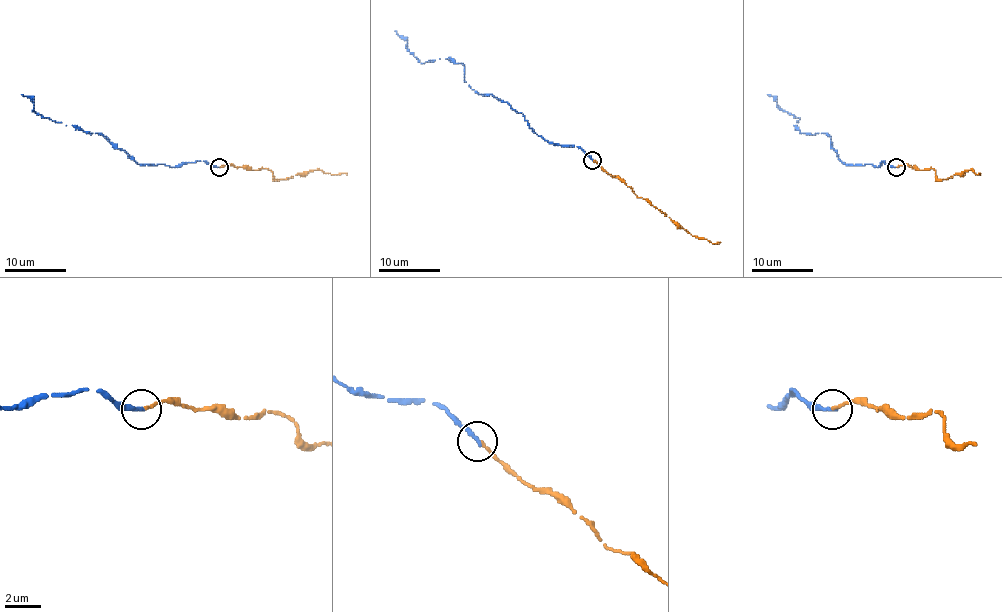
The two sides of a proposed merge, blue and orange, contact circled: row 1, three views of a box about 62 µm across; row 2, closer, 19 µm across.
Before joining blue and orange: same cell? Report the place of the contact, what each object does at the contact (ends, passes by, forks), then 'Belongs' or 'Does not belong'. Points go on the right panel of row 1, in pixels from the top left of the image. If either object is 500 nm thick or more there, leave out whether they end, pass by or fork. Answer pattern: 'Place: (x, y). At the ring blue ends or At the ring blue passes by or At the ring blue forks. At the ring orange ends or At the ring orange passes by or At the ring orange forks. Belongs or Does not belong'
Place: (896, 167). At the ring blue ends. At the ring orange ends. Belongs

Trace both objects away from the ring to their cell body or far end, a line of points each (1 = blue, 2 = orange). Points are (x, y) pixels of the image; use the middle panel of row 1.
1: (592, 160), (577, 146), (544, 140), (523, 114), (478, 94), (461, 63), (421, 63), (395, 31)
2: (594, 160), (692, 236), (712, 244), (720, 242)

